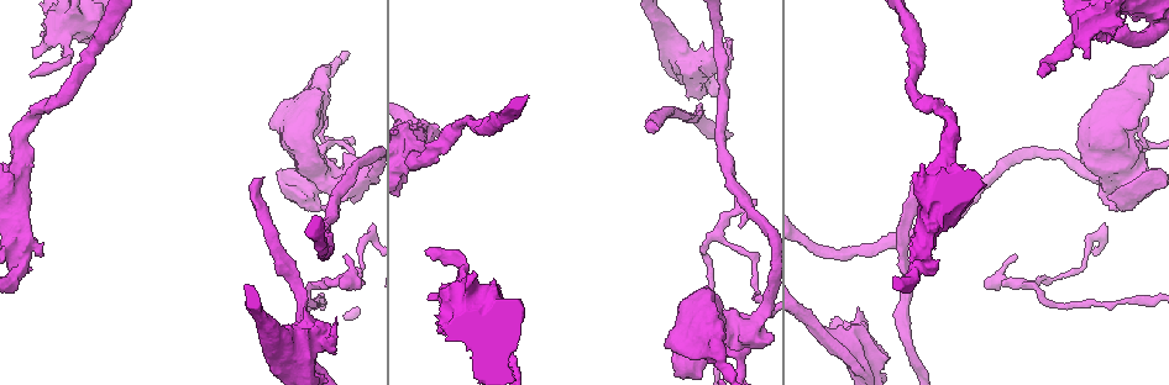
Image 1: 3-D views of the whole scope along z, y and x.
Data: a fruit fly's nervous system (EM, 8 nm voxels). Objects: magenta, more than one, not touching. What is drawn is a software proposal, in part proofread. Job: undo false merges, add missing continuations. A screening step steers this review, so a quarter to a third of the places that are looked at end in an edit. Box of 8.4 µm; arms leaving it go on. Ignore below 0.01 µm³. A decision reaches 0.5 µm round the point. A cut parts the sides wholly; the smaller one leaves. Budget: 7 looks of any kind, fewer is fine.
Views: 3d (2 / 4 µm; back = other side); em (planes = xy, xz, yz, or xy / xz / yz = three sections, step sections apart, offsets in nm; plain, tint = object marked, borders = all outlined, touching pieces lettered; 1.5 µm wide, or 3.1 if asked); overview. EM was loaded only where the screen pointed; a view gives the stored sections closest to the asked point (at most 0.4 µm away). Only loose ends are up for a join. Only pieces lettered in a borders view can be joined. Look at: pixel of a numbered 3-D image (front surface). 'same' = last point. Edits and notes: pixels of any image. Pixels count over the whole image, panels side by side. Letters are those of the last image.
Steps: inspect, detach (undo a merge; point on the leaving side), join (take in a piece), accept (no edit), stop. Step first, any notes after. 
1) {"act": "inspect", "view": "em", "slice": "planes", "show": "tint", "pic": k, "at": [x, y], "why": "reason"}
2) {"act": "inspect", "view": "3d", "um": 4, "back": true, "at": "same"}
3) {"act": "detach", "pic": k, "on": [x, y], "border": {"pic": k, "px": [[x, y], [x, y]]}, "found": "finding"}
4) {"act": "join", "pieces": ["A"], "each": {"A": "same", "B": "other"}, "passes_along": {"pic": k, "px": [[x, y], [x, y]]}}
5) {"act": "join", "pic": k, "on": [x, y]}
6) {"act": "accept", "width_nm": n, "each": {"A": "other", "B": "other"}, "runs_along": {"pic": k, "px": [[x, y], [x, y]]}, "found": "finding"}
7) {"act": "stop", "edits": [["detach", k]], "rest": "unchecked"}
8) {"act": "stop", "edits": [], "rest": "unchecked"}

{"act": "inspect", "view": "3d", "um": 2, "pic": 1, "at": [738, 354], "why": "thick turns thin"}

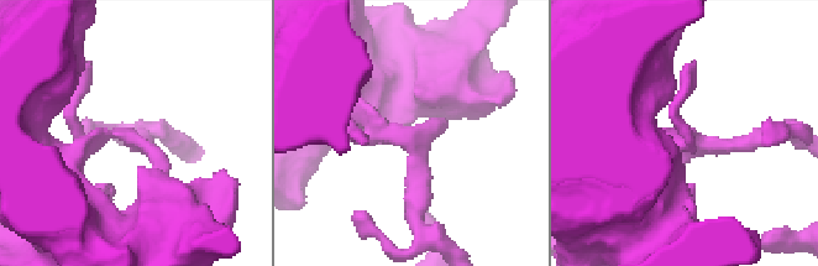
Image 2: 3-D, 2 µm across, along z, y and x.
{"act": "inspect", "view": "em", "slice": "planes", "show": "plain", "pic": 2, "at": [689, 138], "why": "need the tissue"}

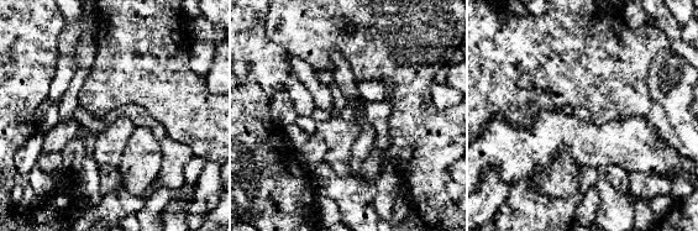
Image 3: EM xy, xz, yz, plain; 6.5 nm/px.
{"act": "inspect", "view": "em", "slice": "planes", "show": "borders", "at": "same"}

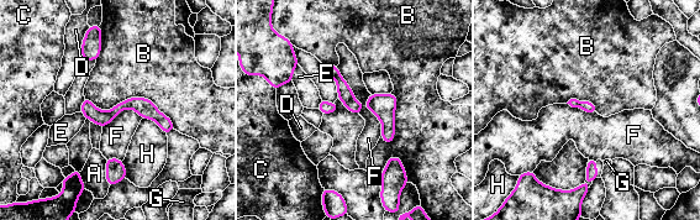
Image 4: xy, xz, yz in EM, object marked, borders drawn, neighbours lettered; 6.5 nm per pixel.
{"act": "detach", "pic": 4, "on": [354, 105], "width_nm": 80, "each": {"A": "other", "B": "other", "C": "other", "D": "other", "E": "other", "F": "other", "G": "other", "H": "other"}, "part_leaving": {"pic": 4, "px": [[84, 105], [111, 115], [138, 104], [169, 127]]}, "found": "a second neuron is stuck on"}

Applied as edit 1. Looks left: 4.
{"act": "inspect", "view": "3d", "um": 2, "back": true, "pic": 1, "at": [655, 130], "why": "an open end"}

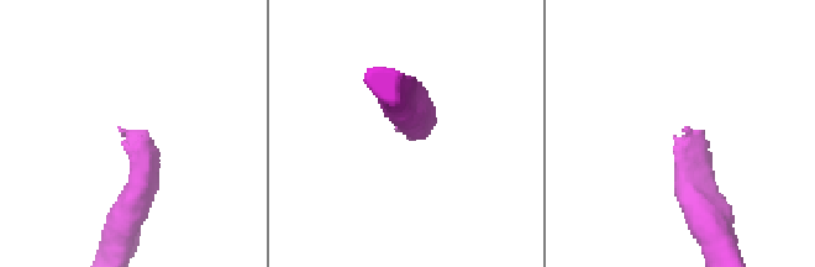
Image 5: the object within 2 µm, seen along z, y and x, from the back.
{"act": "inspect", "view": "em", "slice": "yz", "step": 4, "show": "borders", "pic": 5, "at": [684, 130], "why": "now the EM"}

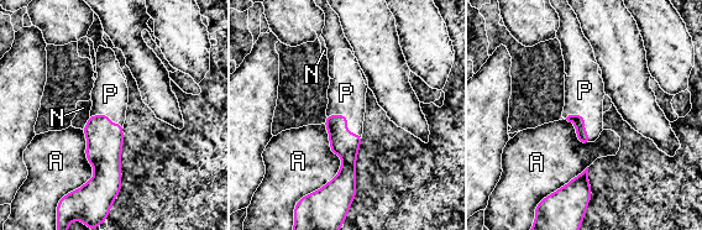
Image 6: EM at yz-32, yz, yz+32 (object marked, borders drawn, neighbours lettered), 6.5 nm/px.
{"act": "join", "pieces": ["P"], "each": {"A": "other", "N": "other", "P": "same"}, "found": "it goes on there"}

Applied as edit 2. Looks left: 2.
{"act": "inspect", "view": "em", "slice": "planes", "show": "tint", "pic": 1, "at": [1047, 74], "why": "tapers out"}

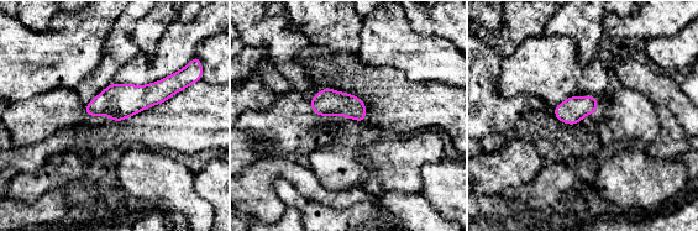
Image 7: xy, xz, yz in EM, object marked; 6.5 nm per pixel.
{"act": "inspect", "view": "em", "slice": "planes", "show": "borders", "at": "same", "why": "see the neighbours"}

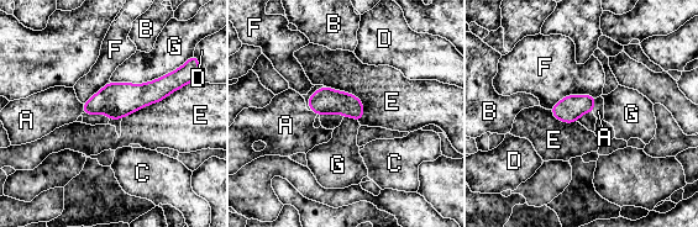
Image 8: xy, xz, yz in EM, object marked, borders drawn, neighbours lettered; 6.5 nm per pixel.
{"act": "join", "pieces": ["A"], "width_nm": 170, "each": {"A": "same", "B": "other", "C": "other", "D": "other", "E": "other", "F": "other", "G": "other"}, "found": "it goes on there"}

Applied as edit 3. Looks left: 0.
{"act": "stop", "edits": [["detach", 4], ["join", 6], ["join", 8]], "rest": "unchecked"}

